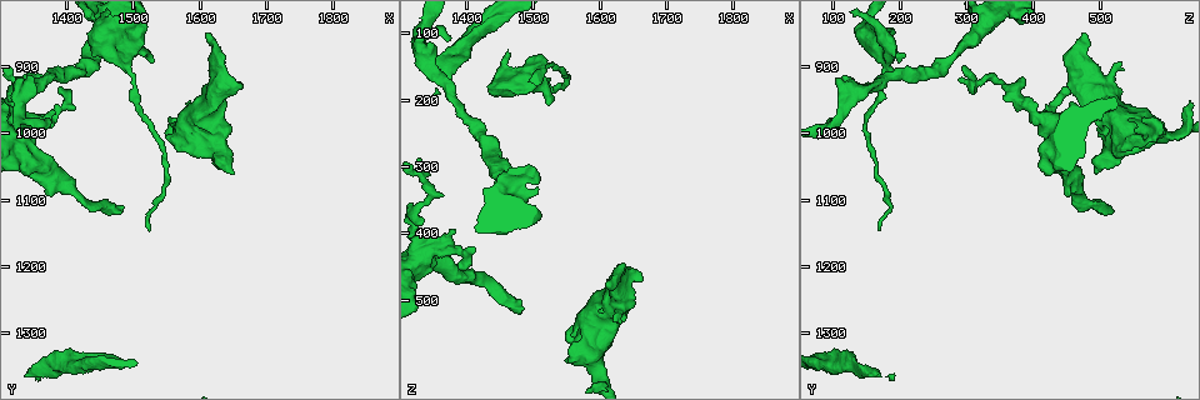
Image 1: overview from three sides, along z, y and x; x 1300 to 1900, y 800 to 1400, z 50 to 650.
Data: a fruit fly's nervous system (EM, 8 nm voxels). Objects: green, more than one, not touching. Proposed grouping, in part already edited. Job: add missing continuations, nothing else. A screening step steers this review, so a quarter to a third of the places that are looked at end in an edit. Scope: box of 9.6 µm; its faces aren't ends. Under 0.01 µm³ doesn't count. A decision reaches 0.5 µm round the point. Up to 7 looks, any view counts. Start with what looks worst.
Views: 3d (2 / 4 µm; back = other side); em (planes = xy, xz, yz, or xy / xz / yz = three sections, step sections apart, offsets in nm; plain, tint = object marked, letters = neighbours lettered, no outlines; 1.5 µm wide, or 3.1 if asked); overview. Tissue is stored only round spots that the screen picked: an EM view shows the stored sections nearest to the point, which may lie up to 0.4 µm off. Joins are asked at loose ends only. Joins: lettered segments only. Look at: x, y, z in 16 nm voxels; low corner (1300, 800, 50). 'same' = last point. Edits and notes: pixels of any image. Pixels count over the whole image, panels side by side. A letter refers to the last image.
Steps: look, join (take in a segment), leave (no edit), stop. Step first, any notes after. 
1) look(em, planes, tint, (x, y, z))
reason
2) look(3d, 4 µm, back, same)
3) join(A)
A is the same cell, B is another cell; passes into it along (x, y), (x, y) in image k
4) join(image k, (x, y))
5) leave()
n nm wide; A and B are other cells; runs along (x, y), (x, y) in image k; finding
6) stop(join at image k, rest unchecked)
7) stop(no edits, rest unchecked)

look(em, planes, letters, (1335, 1365, 155))
an open end

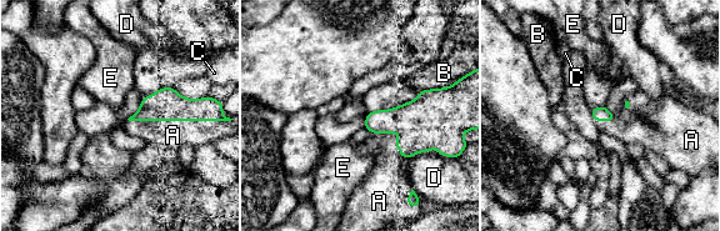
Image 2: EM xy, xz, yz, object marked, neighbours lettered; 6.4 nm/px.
join(A)
A is the same cell, B, C, D and E are other cells; the neuron continues

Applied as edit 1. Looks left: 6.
look(3d, 2 µm, (1375, 985, 105))
an open end

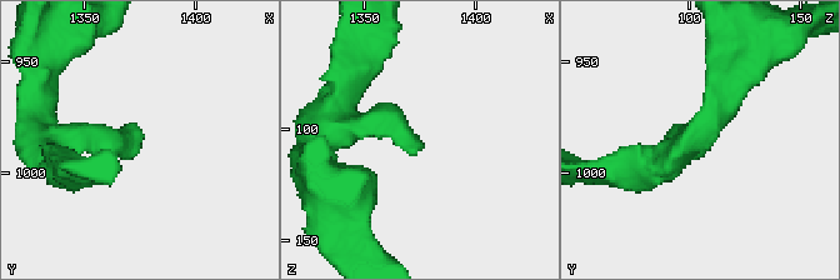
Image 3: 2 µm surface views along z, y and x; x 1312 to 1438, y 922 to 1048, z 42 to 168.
look(em, yz, step 4, tint, (1377, 985, 109))
shape alone is not enough

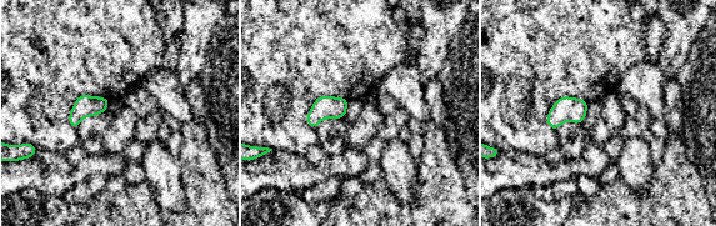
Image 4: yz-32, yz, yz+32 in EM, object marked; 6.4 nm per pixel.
look(em, planes, letters, same)
cut it another way

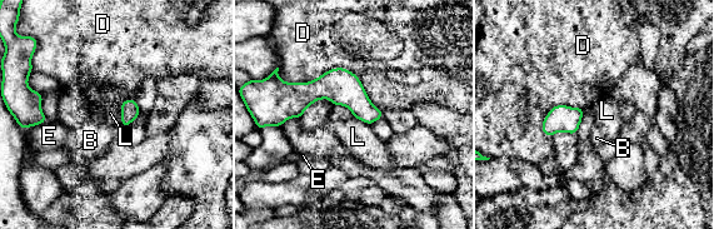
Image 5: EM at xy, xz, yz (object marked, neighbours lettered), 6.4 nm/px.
leave()
B, D, E and L are other cells; border along (305, 81), (345, 68), (382, 111) in image 5; none of them fits

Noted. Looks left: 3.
look(3d, 2 µm, (1535, 890, 200))
free end

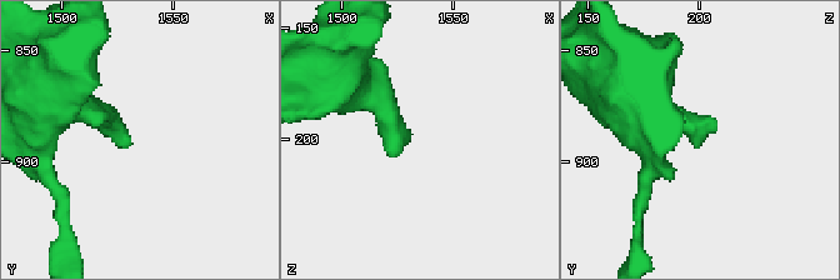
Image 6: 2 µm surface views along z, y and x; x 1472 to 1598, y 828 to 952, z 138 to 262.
look(em, planes, letters, (1530, 891, 202))

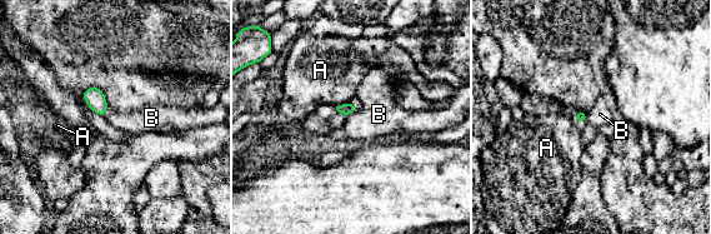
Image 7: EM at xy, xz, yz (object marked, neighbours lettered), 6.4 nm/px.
leave()
A and B are other cells; border along (108, 105), (105, 116) in image 7; none of them fits

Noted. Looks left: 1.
stop(join at image 2, rest unchecked)

